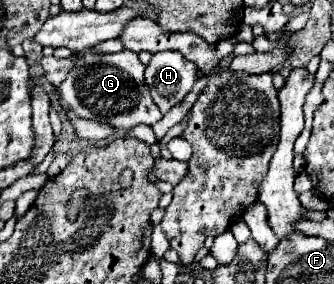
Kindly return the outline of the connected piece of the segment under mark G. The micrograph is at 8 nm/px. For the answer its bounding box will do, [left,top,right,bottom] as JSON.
[60,50,162,130]

